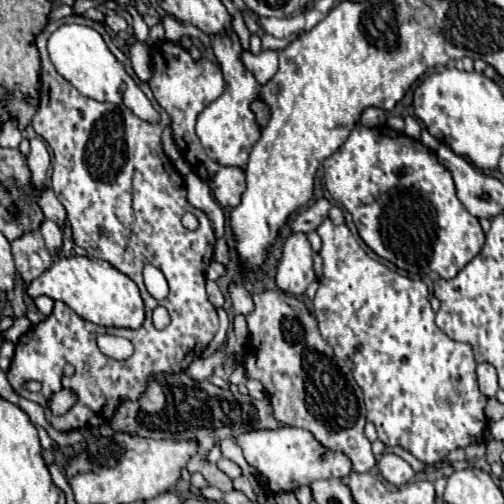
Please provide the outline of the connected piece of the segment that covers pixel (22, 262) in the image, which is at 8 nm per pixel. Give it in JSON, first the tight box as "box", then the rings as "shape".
{"box":[11,231,53,285],"shape":[[[27,231],[19,239],[15,239],[11,243],[11,251],[13,251],[15,267],[27,285],[53,265],[53,259],[45,243],[33,231]]]}

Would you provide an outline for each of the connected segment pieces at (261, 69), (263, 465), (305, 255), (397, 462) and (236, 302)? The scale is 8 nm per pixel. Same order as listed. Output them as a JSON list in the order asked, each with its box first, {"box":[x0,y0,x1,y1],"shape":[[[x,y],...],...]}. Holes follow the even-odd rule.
[{"box":[241,51,277,85],"shape":[[[263,51],[259,55],[253,53],[241,53],[241,63],[247,71],[255,75],[255,79],[265,85],[275,73],[277,73],[277,53],[275,51]]]},{"box":[235,427,351,495],"shape":[[[297,427],[245,431],[243,435],[235,435],[235,443],[241,447],[245,461],[257,469],[261,485],[271,495],[279,491],[295,491],[315,479],[345,477],[351,471],[349,459],[343,453],[327,451],[309,431]],[[321,453],[325,453],[327,459],[321,459]]]},{"box":[275,233,315,297],"shape":[[[305,233],[291,235],[281,251],[275,283],[283,293],[301,297],[307,285],[315,279],[313,251]]]},{"box":[377,453,415,485],"shape":[[[383,453],[383,457],[379,459],[377,463],[379,467],[379,473],[391,483],[391,485],[405,485],[411,481],[411,477],[415,475],[415,471],[411,469],[411,465],[407,461],[403,461],[401,457],[397,455],[389,455],[389,453]]]},{"box":[229,281,253,315],"shape":[[[237,281],[229,283],[229,297],[233,301],[233,307],[243,313],[243,315],[249,315],[251,309],[253,309],[253,301],[251,301],[251,293]]]}]

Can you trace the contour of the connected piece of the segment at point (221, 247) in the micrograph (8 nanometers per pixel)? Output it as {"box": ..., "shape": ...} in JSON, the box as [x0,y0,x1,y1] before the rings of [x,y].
{"box":[213,238,231,264],"shape":[[[218,238],[215,243],[215,253],[213,253],[213,259],[217,262],[223,264],[229,263],[231,261],[231,249],[227,245],[227,241],[224,238]]]}

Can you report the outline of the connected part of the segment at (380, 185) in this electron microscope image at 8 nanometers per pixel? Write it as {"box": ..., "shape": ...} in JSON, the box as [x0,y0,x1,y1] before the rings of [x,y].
{"box":[323,123,485,279],"shape":[[[357,123],[341,149],[323,161],[323,167],[327,191],[353,215],[359,237],[367,243],[367,247],[379,255],[385,251],[381,259],[391,261],[395,267],[411,275],[433,271],[441,279],[451,279],[451,265],[461,271],[473,257],[479,255],[485,245],[485,233],[479,219],[473,217],[459,201],[451,171],[439,163],[435,151],[425,147],[421,141],[407,137],[405,133],[399,133],[387,125],[369,129]]]}

